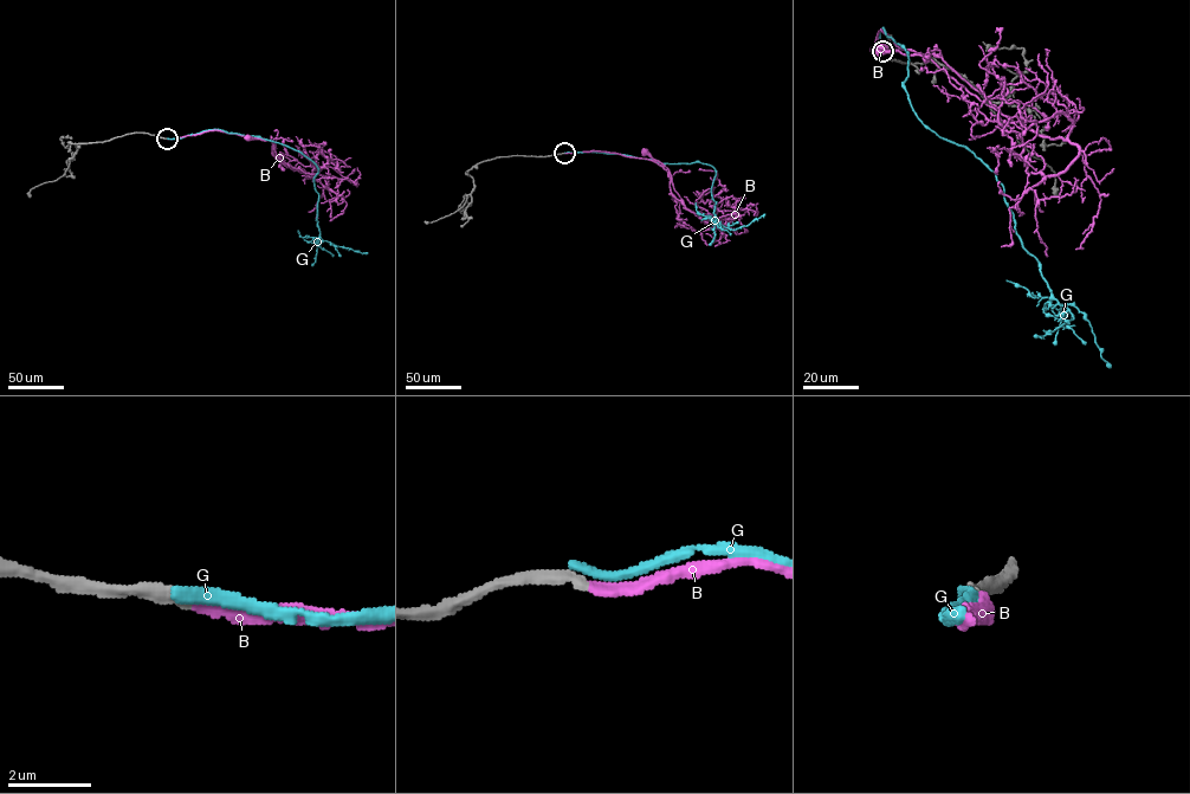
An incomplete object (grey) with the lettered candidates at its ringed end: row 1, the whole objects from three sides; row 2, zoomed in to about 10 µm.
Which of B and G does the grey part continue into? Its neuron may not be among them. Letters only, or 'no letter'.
B

